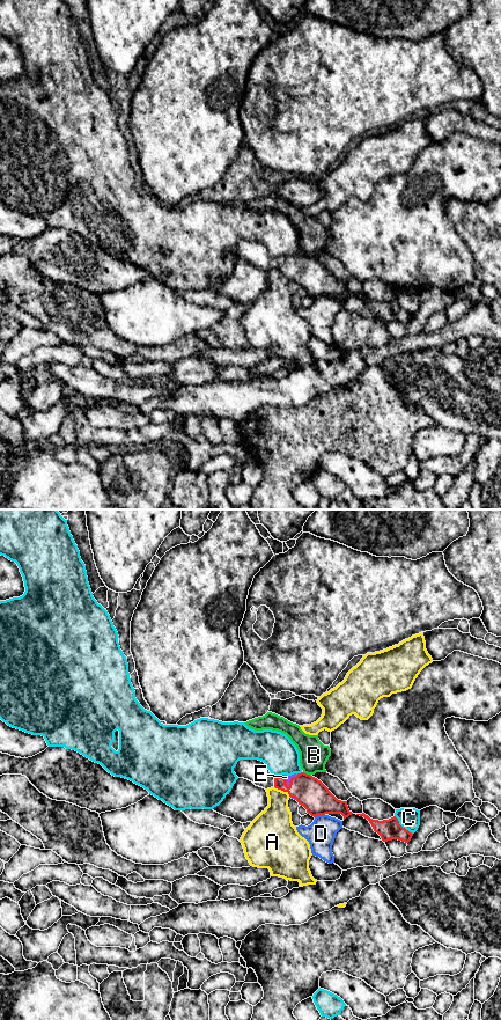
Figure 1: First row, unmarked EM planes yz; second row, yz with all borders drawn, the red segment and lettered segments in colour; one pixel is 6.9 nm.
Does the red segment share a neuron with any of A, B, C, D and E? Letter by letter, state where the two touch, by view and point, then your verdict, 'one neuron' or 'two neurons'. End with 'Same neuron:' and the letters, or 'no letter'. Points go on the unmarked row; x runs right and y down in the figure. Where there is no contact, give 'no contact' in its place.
A: contact yz (282, 271); two neurons
B: contact yz (306, 255); two neurons
C: contact yz (400, 307); two neurons
D: contact yz (319, 295); two neurons
E: contact yz (286, 262); one neuron
Same neuron: E

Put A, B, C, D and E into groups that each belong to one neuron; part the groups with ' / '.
A / B / C / D / E

